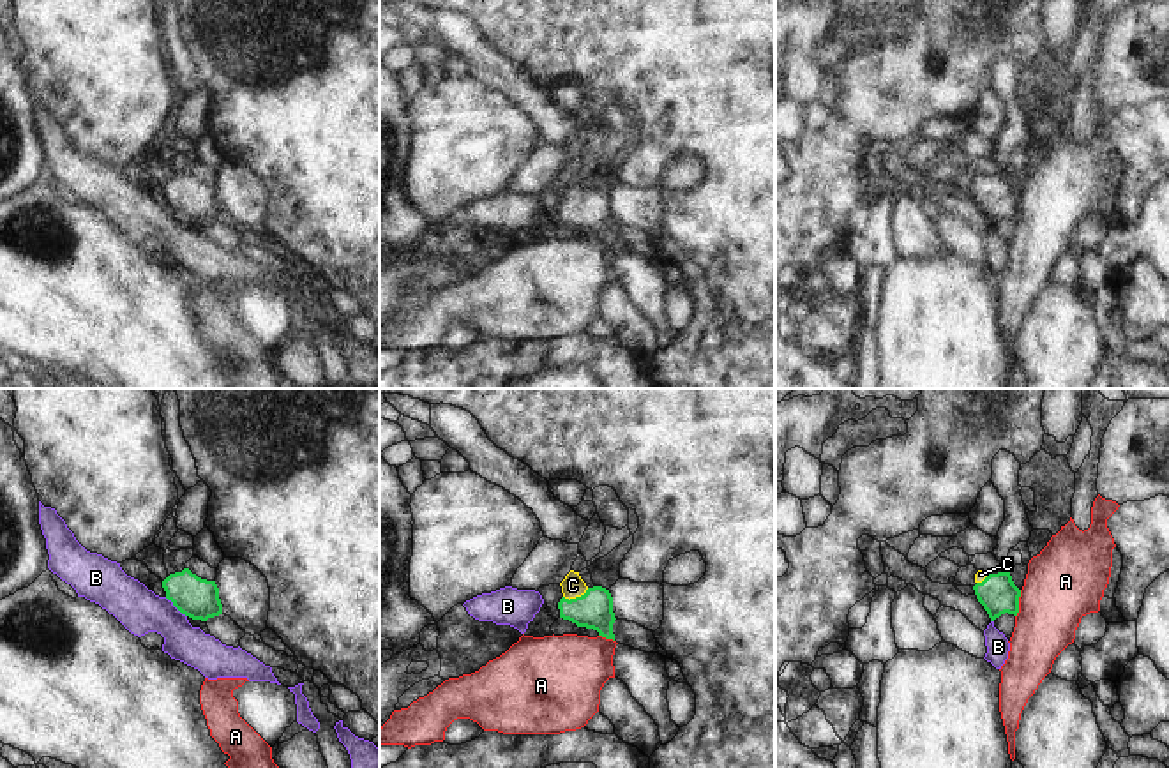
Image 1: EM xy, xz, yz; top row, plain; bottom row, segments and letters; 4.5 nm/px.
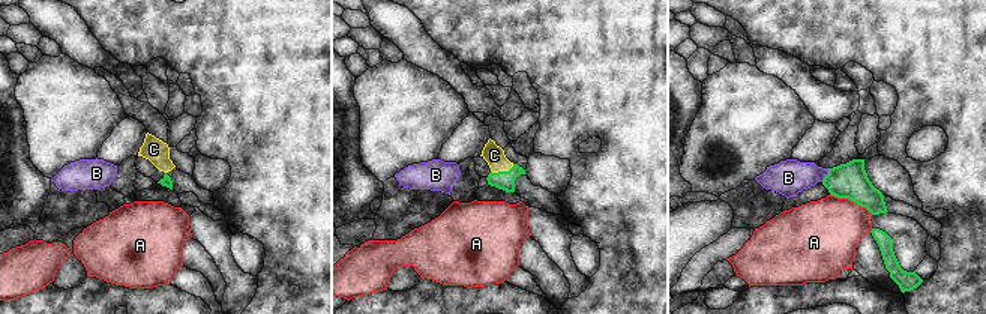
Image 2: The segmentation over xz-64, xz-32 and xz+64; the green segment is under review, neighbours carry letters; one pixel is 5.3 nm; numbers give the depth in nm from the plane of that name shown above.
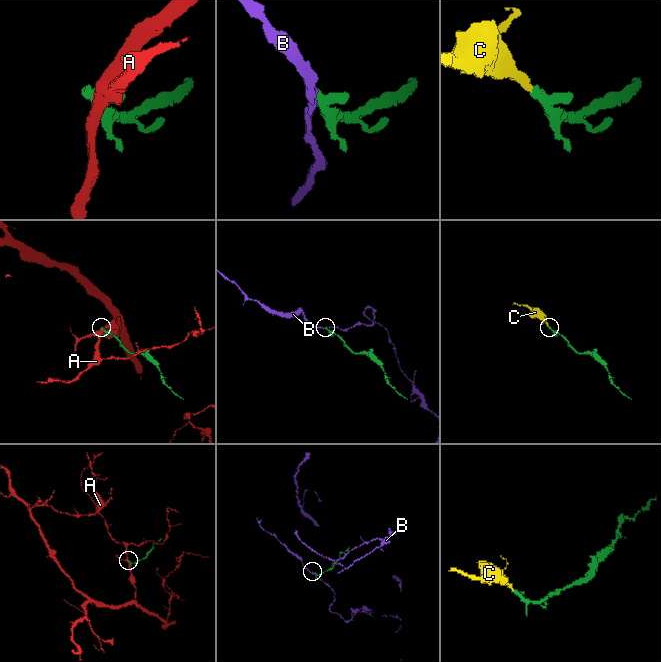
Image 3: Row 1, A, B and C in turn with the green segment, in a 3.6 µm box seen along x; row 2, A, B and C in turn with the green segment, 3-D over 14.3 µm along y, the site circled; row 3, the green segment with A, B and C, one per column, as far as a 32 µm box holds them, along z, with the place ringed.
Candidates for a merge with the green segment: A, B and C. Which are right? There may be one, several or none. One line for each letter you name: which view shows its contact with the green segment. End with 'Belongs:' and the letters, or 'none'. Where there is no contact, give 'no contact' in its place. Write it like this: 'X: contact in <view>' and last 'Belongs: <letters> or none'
C: contact in xz
Belongs: C

